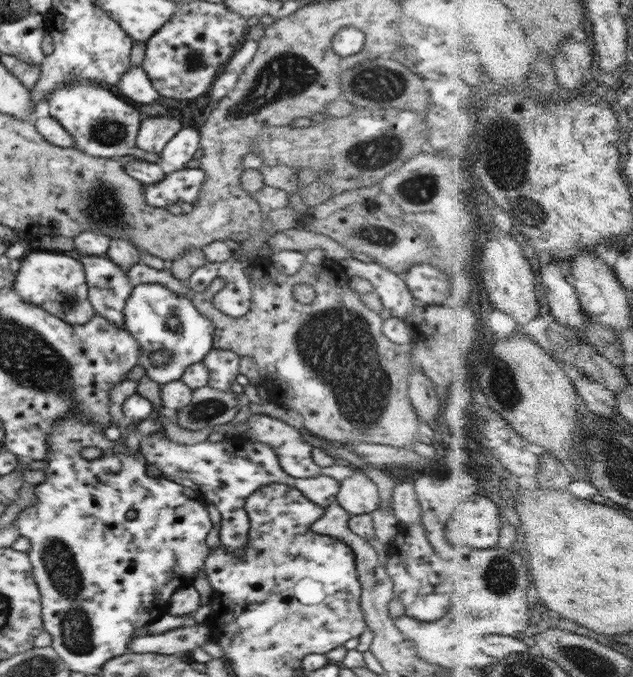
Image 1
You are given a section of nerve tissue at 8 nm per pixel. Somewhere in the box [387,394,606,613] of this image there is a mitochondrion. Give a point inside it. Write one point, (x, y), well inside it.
(498, 576)

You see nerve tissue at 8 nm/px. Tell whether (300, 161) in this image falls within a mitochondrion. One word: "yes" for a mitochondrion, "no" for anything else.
no

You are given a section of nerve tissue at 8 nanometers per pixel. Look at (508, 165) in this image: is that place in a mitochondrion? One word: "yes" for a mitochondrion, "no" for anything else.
yes

